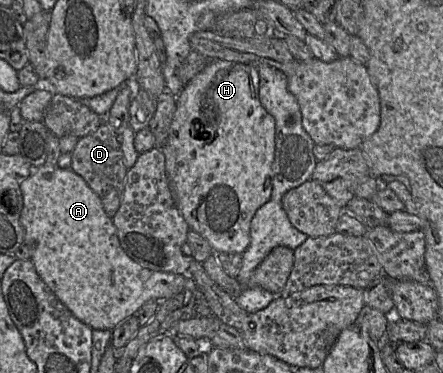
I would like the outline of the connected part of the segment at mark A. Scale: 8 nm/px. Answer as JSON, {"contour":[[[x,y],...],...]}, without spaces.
{"contour":[[[44,163],[33,169],[32,174],[21,183],[20,189],[23,196],[20,214],[20,223],[24,228],[23,243],[31,248],[30,260],[36,272],[69,311],[92,330],[112,331],[126,318],[135,315],[146,302],[165,300],[184,290],[188,274],[149,269],[127,255],[100,197],[72,169]]]}

